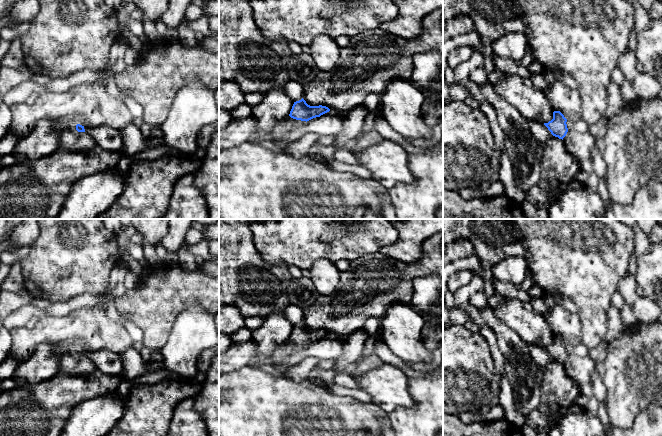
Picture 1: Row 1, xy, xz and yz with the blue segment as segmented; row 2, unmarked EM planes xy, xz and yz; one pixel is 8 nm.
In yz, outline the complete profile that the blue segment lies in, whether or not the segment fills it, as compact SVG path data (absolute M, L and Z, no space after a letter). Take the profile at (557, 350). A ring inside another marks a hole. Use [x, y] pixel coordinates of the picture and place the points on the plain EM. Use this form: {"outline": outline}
{"outline": "M554 335L553 343L544 349L553 360L562 363L566 373L579 384L591 384L596 363L589 356L580 356L560 335Z"}

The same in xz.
{"outline": "M303 322L294 326L289 340L277 346L271 354L274 359L273 366L284 374L290 368L282 363L286 357L299 355L309 344L320 341L329 335L330 333L326 330L308 329Z"}

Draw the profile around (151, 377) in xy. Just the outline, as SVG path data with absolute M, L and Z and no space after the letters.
M164 368L148 371L135 380L126 380L122 378L115 394L118 397L126 398L132 387L139 384L155 384L163 380L177 380L186 382L185 378L178 376L177 374L170 372Z

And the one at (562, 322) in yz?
M558 302L544 315L554 335L560 335L564 341L575 347L581 343L582 323L577 313L571 313Z

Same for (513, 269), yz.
M511 256L492 266L493 278L514 285L522 283L529 269L528 262L521 256Z

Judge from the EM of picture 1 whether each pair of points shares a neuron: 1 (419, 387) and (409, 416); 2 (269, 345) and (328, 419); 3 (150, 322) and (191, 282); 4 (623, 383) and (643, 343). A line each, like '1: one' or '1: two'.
1: one
2: two
3: one
4: one

